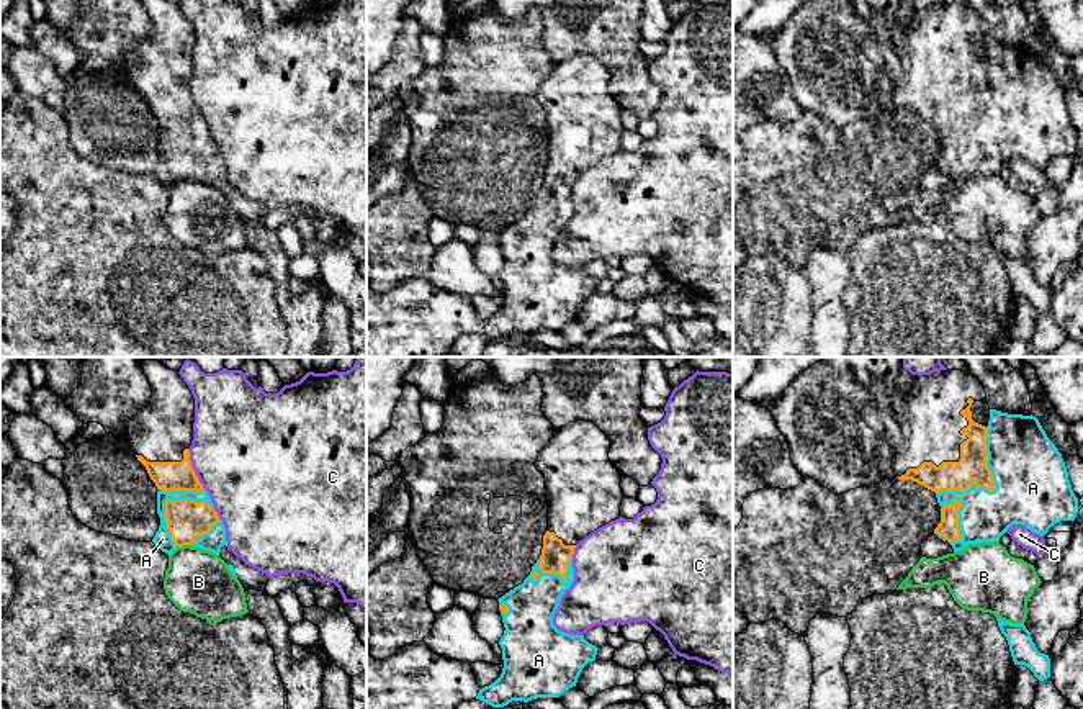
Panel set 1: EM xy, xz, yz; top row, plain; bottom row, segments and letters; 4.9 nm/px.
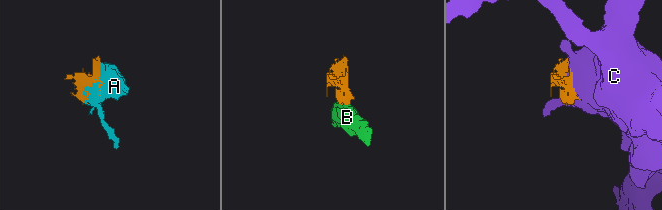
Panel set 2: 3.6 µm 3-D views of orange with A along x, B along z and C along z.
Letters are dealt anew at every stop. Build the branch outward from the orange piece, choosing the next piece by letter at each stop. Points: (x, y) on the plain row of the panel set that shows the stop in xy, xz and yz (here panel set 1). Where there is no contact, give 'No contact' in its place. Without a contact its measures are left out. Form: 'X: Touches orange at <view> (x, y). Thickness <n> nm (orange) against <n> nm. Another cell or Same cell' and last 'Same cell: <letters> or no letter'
A: Touches orange at yz (995, 120). Thickness 140 nm (orange) against 360 nm. Same cell
B: Touches orange at xy (184, 177). Thickness 200 nm (orange) against 320 nm. Another cell
C: Touches orange at xy (192, 102). Thickness 140 nm (orange) against 480 nm. Another cell
Same cell: A

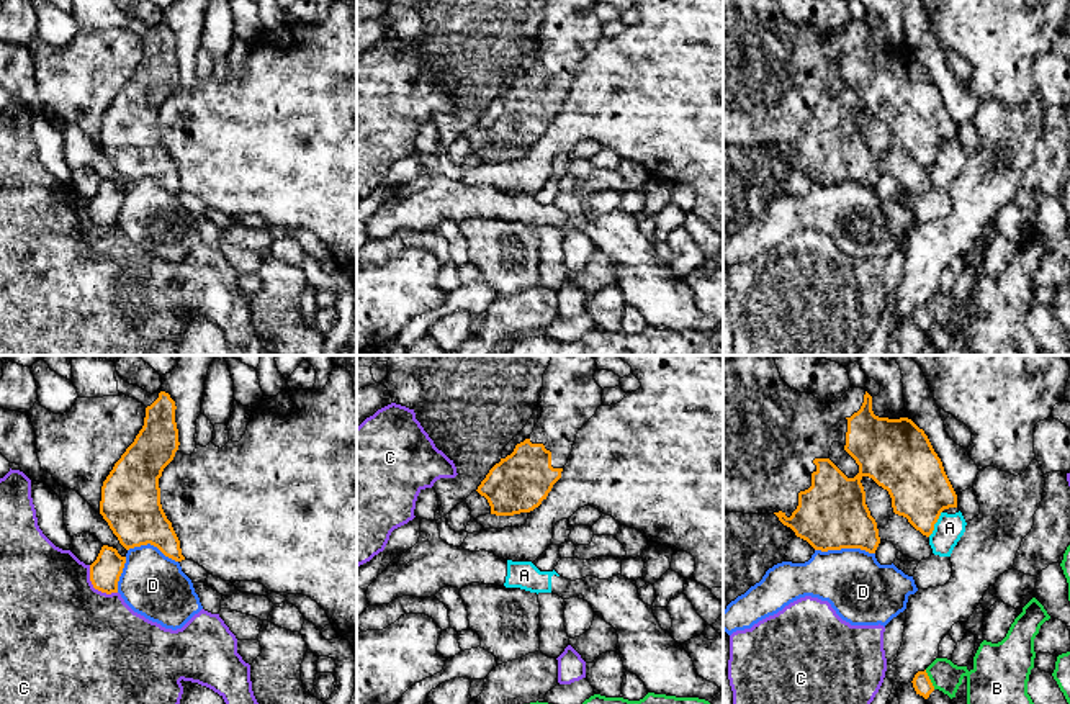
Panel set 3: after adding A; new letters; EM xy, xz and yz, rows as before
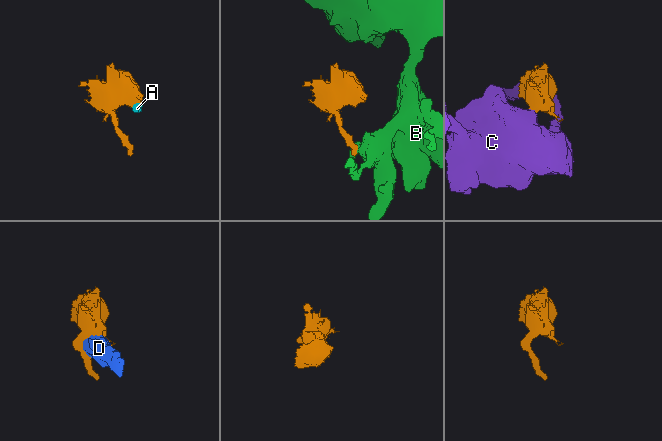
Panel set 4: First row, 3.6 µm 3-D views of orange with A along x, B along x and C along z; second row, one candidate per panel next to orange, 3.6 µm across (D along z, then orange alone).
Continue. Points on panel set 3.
A: Touches orange at yz (935, 156). Thickness 300 nm (orange) against 140 nm. Another cell
B: Touches orange at yz (930, 313). Thickness 90 nm (orange) against 150 nm. Another cell
C: Touches orange at xy (95, 221). Thickness 150 nm (orange) against 500 nm. Another cell
D: Touches orange at yz (845, 180). Thickness 340 nm (orange) against 320 nm. Another cell
Same cell: no letter

